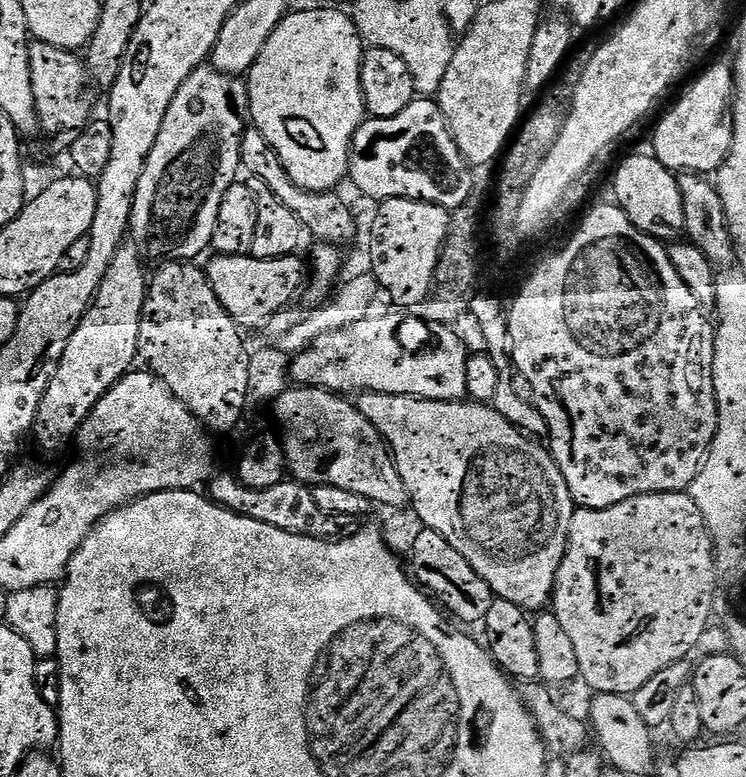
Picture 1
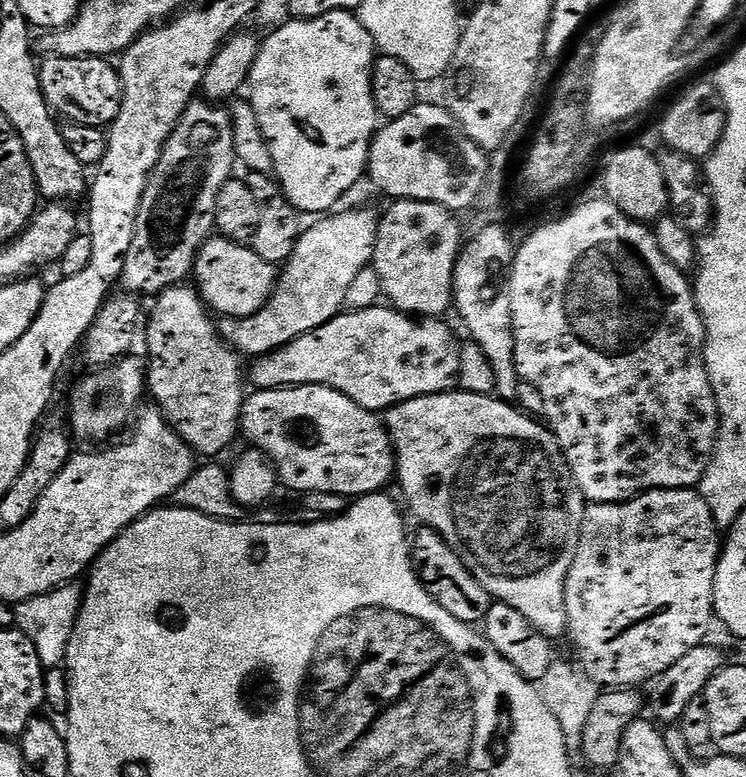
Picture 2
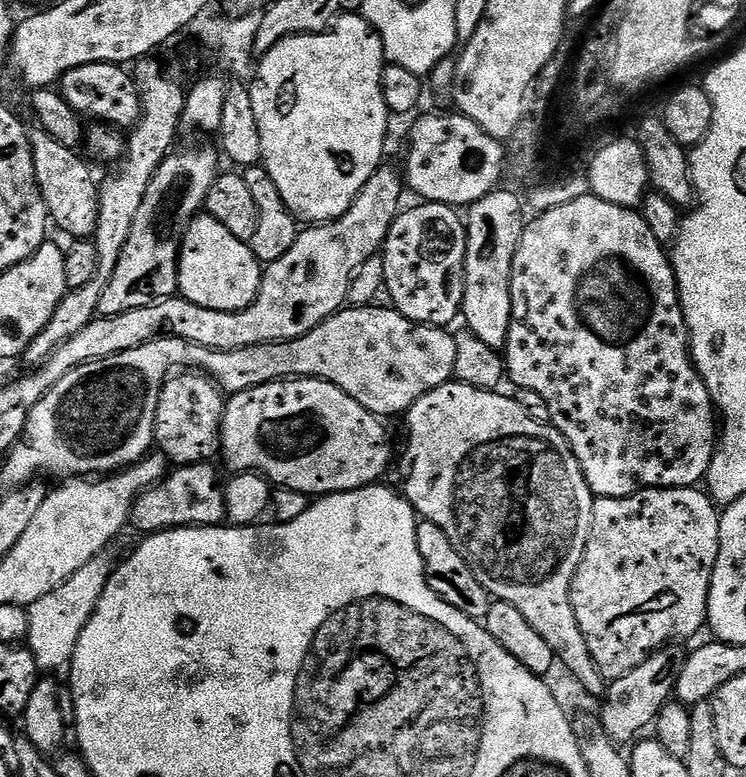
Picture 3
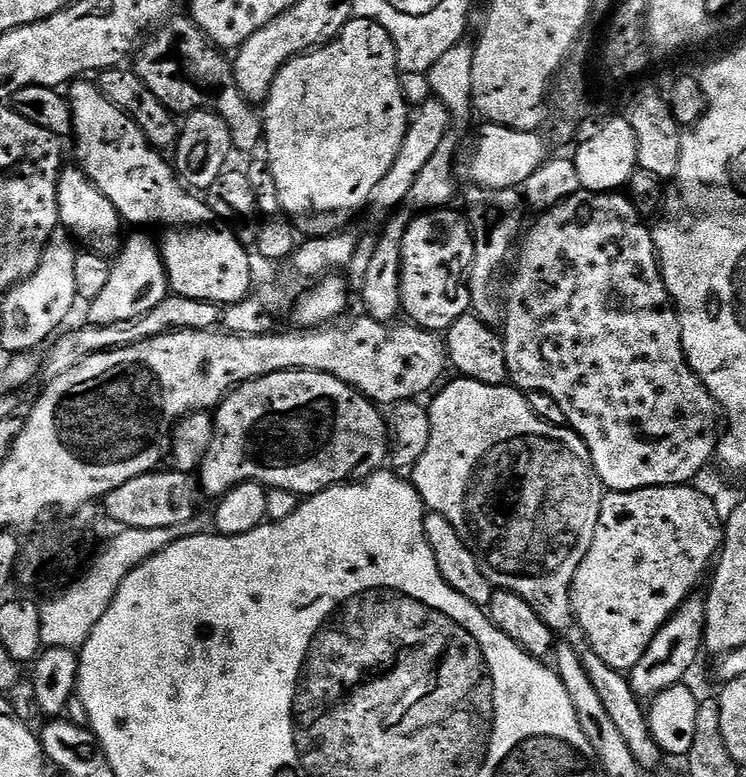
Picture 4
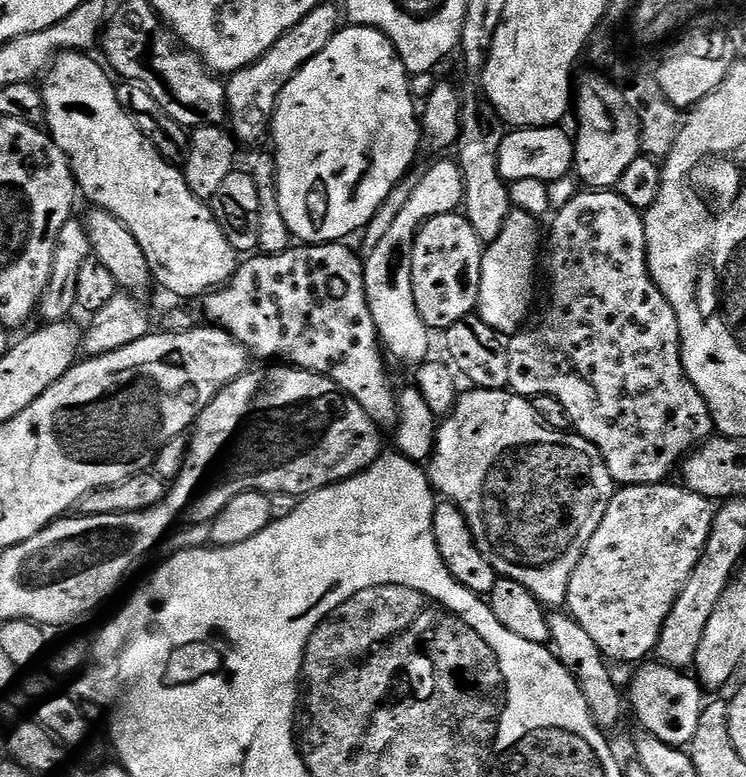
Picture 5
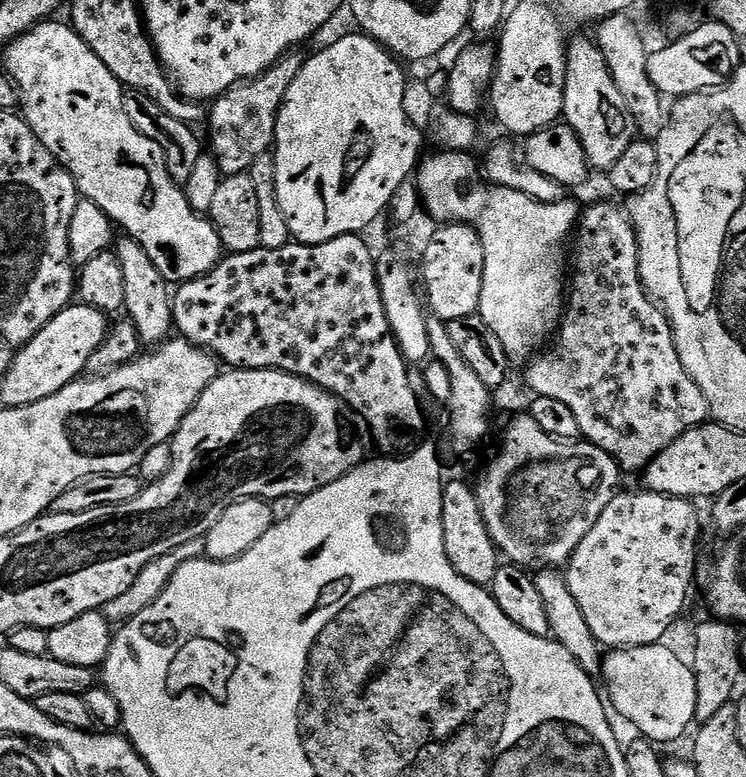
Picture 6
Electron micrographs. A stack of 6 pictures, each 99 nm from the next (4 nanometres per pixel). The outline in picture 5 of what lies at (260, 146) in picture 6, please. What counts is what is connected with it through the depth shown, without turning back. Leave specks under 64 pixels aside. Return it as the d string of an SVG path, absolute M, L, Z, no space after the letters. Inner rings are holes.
M321 2L296 26L286 30L286 34L282 34L282 38L278 38L270 46L270 50L266 50L266 54L262 54L254 63L227 77L224 86L224 97L228 100L227 123L233 137L241 145L256 144L263 136L265 139L269 135L276 103L286 82L290 82L290 78L294 78L294 74L303 64L310 62L314 54L326 50L326 42L330 42L332 35L341 27L342 12L339 7L337 8L328 2Z

